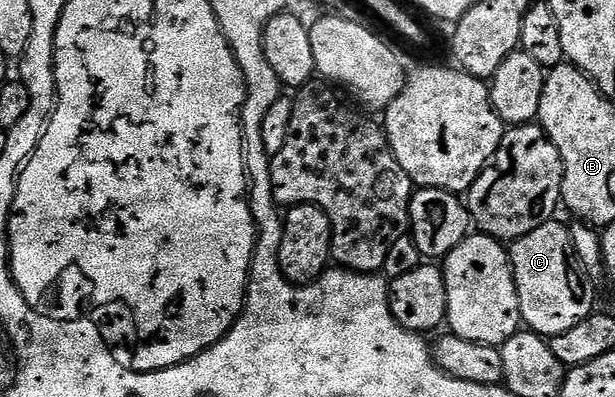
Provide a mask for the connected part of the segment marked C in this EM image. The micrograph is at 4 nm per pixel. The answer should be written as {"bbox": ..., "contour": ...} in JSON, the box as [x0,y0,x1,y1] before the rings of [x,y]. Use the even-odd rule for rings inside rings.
{"bbox":[508,218,596,338],"contour":[[[558,218],[547,220],[545,224],[536,226],[532,234],[524,234],[519,240],[513,241],[508,248],[510,267],[514,269],[514,281],[518,291],[523,325],[529,331],[547,338],[564,334],[564,330],[572,330],[576,322],[584,322],[584,318],[588,318],[596,308],[594,292],[590,289],[591,281],[584,275],[578,258],[574,255],[569,227],[565,223],[562,225],[560,220]]]}

